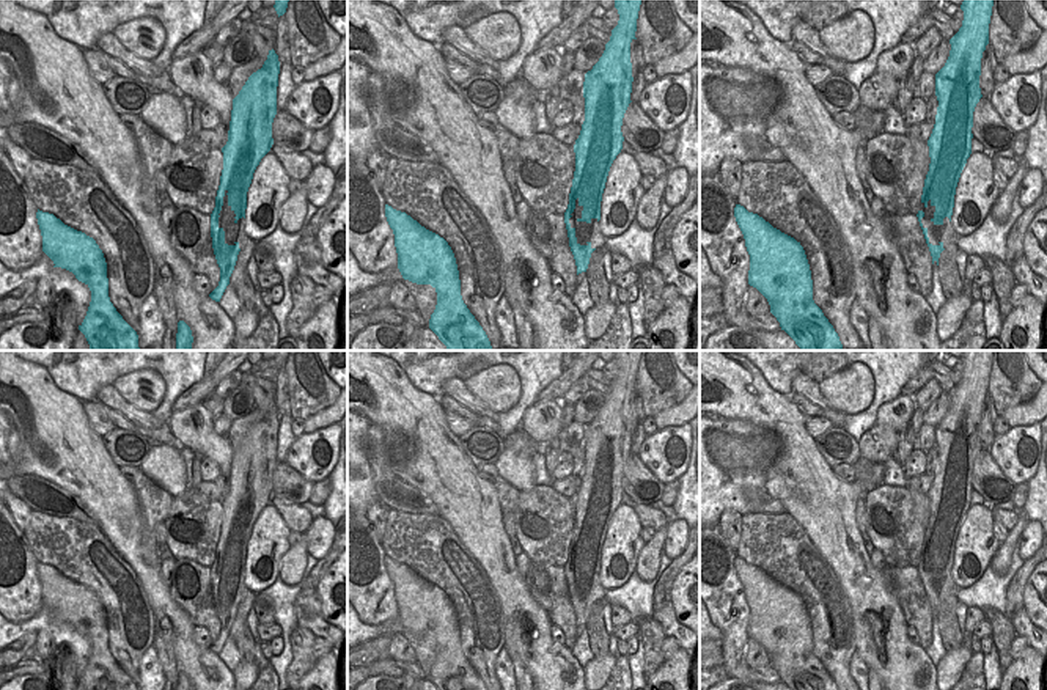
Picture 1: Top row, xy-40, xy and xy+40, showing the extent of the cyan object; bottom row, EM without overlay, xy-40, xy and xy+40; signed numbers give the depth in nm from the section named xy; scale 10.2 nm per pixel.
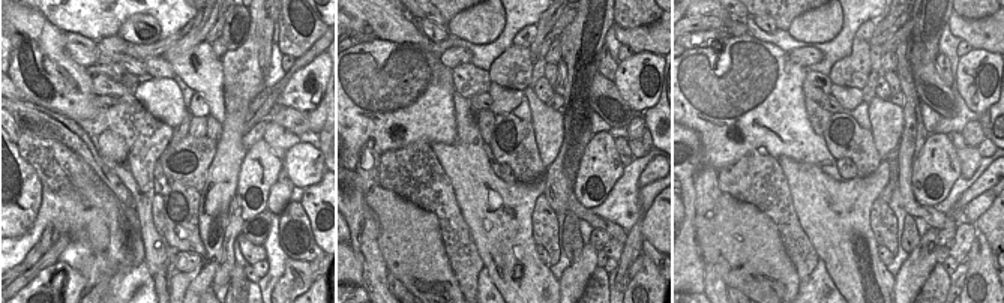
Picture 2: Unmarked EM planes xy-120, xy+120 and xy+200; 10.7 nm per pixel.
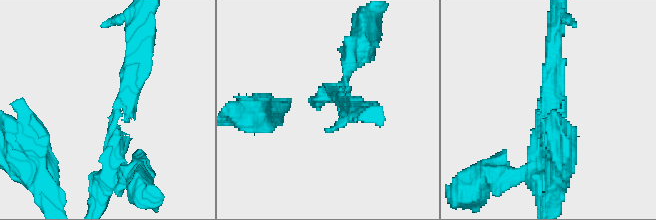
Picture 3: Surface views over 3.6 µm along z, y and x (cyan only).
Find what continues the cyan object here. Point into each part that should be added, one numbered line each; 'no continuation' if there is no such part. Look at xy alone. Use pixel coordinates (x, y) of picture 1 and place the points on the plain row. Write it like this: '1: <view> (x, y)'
no continuation

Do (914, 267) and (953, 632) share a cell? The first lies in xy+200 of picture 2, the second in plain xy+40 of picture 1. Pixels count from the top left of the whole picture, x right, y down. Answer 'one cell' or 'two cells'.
two cells

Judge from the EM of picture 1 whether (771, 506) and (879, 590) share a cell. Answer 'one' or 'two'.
two

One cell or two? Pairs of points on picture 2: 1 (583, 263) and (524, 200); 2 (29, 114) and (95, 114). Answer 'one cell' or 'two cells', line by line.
1: two cells
2: two cells

